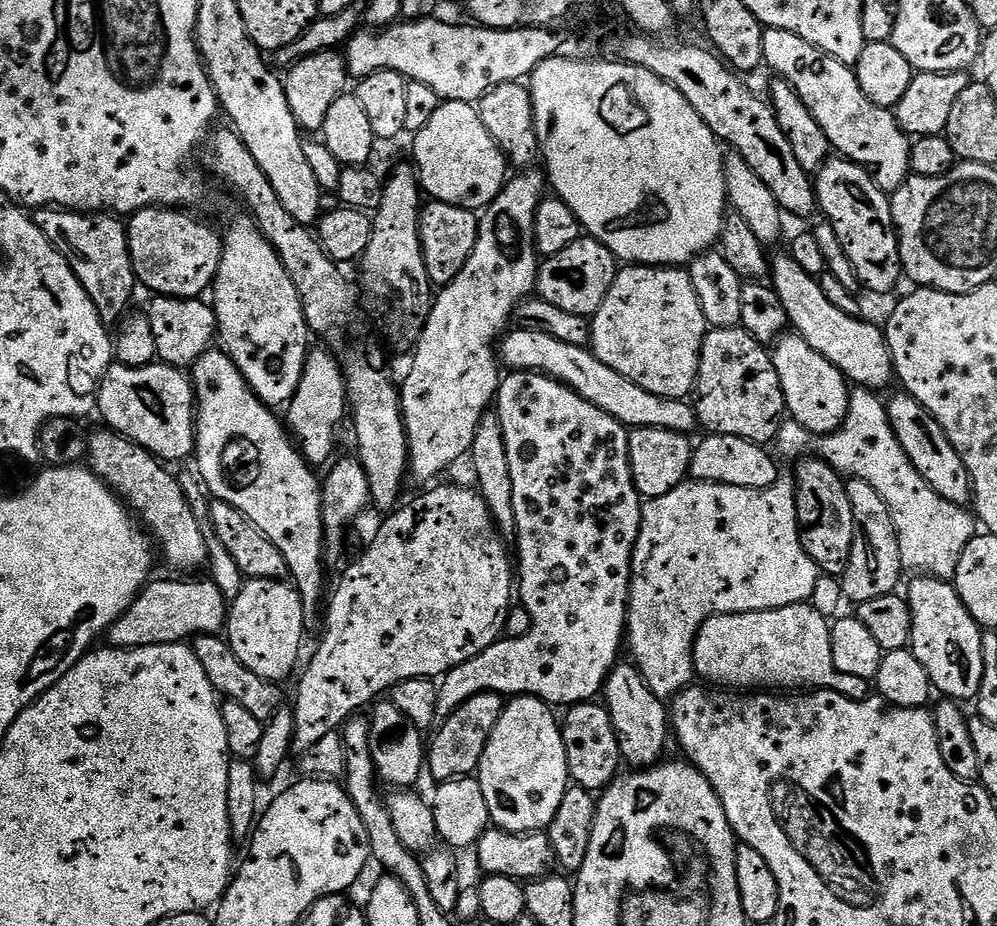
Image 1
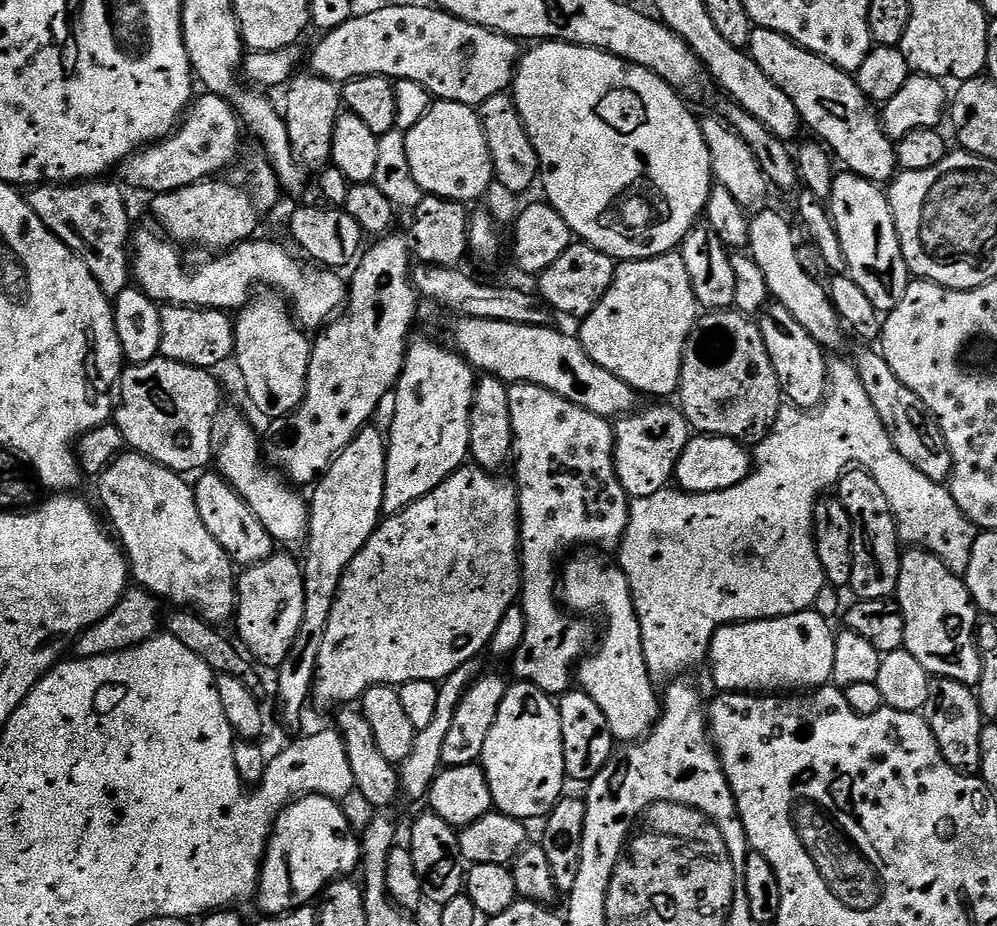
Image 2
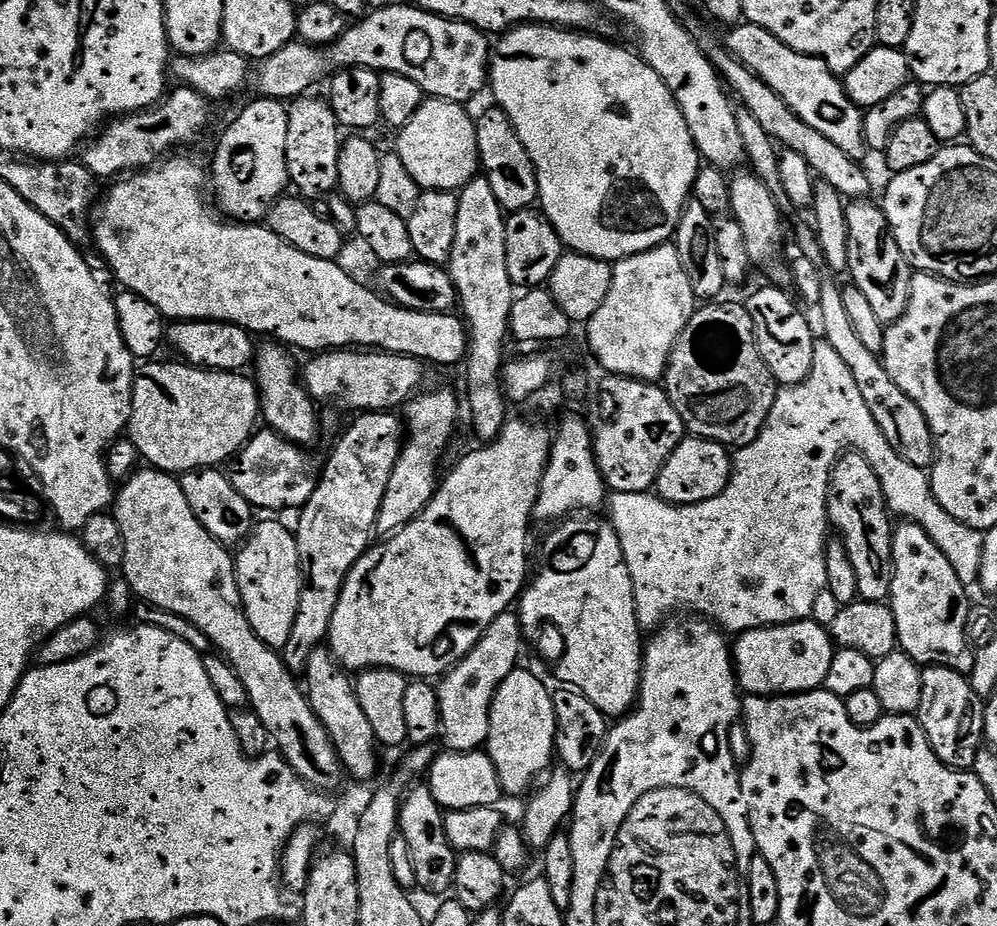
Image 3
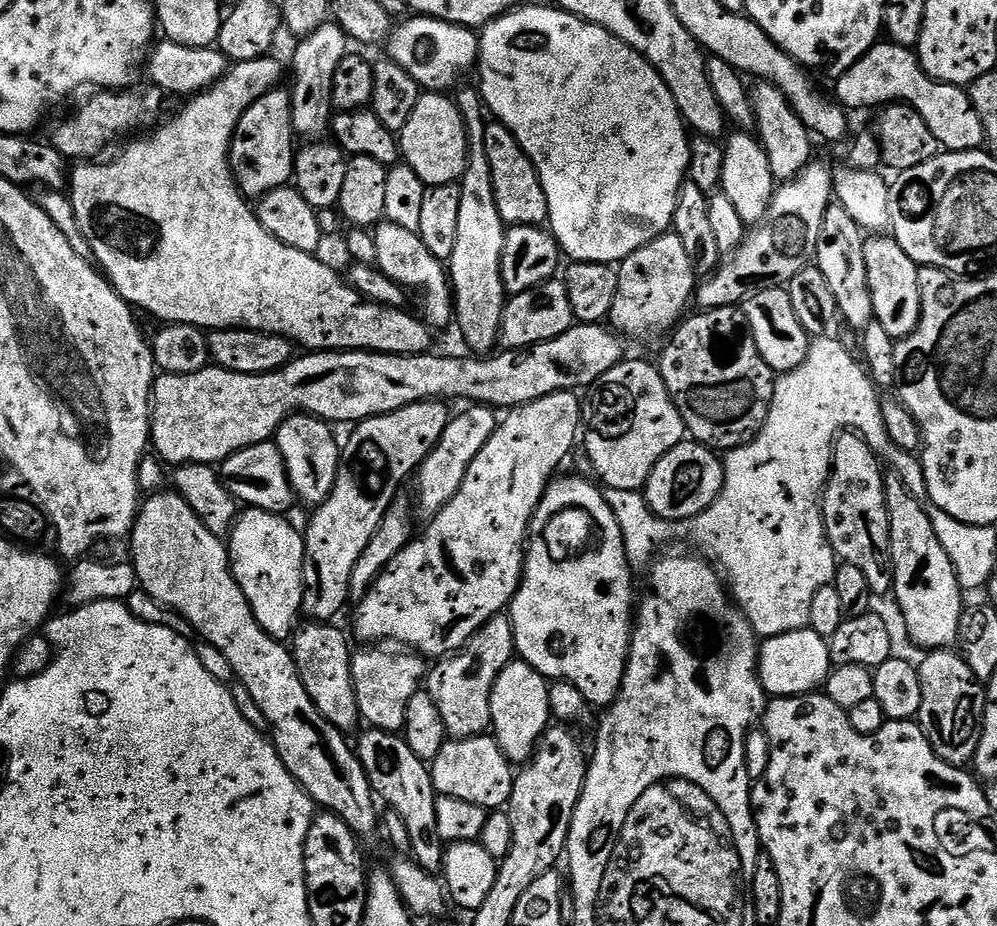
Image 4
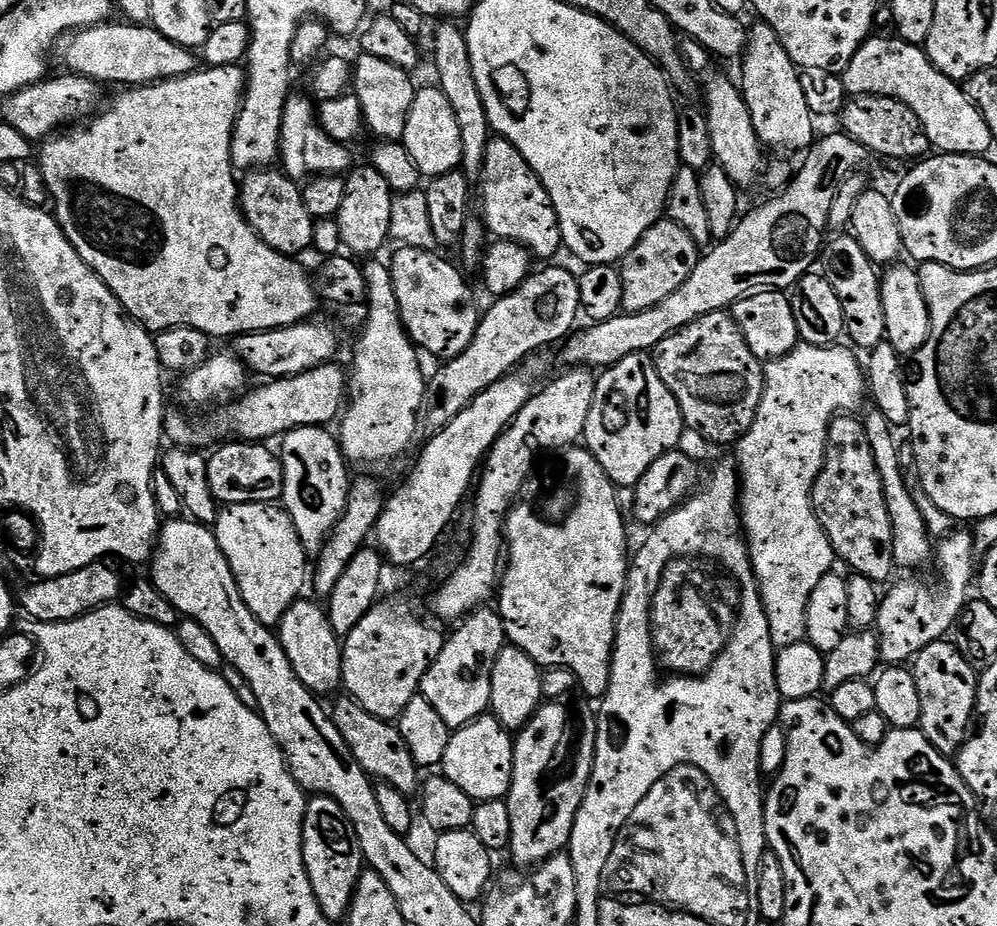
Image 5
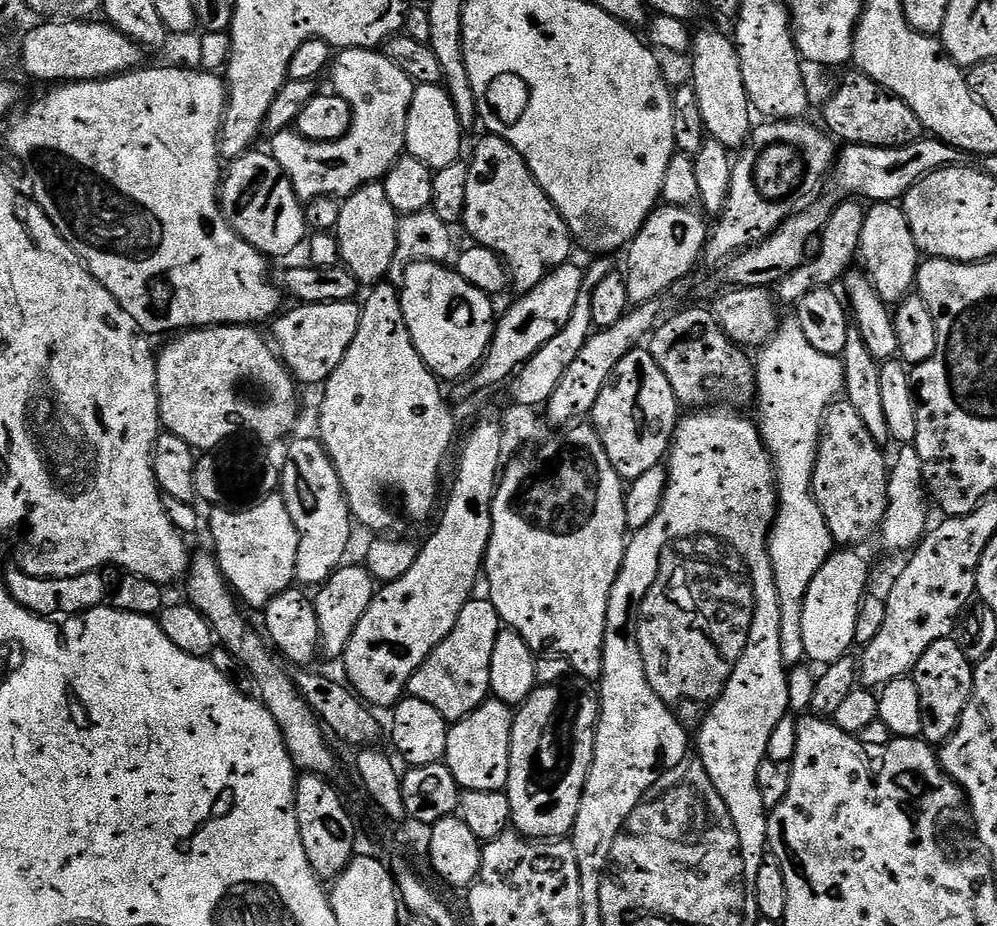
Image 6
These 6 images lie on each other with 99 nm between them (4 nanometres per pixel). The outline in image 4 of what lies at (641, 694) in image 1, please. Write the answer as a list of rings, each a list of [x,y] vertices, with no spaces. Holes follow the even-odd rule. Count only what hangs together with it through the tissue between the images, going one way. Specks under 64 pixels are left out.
[[[562,476],[553,479],[544,489],[540,505],[532,515],[524,575],[510,605],[516,656],[549,681],[573,684],[588,699],[589,705],[596,707],[597,704],[597,709],[603,710],[616,701],[628,665],[634,627],[633,569],[628,562],[618,518],[614,518],[614,510],[610,510],[603,491],[591,479]]]

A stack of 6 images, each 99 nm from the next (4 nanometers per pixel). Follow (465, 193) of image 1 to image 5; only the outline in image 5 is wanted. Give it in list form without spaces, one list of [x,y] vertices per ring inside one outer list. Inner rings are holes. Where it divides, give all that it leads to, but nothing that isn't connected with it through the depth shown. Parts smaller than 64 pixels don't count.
[[[439,86],[431,87],[421,87],[415,93],[402,139],[410,158],[414,158],[420,175],[424,178],[457,171],[462,164],[462,134],[458,118],[454,118],[454,110],[450,110],[450,101],[446,94],[442,94]]]

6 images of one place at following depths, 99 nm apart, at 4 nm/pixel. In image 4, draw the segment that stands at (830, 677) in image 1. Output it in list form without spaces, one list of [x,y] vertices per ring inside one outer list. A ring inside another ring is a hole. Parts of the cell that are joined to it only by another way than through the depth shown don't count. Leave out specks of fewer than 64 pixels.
[[[806,627],[797,632],[769,636],[759,645],[760,684],[772,698],[807,696],[823,689],[824,681],[834,665],[825,637]]]

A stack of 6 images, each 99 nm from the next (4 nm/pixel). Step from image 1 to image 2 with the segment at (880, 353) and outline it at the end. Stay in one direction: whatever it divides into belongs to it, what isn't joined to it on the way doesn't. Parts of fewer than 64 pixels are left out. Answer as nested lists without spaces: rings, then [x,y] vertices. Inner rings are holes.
[[[759,212],[750,220],[748,248],[766,278],[769,297],[790,310],[790,314],[794,314],[794,322],[798,322],[798,326],[802,326],[802,330],[806,330],[806,334],[810,334],[810,338],[814,338],[814,342],[818,342],[821,348],[831,350],[842,347],[845,329],[842,327],[840,315],[836,313],[827,287],[802,270],[798,262],[798,239],[796,240],[792,233],[787,218],[776,212]]]

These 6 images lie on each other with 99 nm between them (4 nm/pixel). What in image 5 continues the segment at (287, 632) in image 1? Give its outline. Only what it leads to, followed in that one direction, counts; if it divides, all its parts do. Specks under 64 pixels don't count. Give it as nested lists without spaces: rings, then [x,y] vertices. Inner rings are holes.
[[[229,504],[221,507],[216,514],[214,525],[216,541],[230,562],[230,570],[238,582],[238,590],[242,594],[242,602],[250,606],[250,614],[258,618],[258,622],[269,626],[279,625],[282,614],[298,599],[300,592],[310,580],[310,556],[304,550],[304,543],[298,538],[298,530],[283,507],[271,504]]]

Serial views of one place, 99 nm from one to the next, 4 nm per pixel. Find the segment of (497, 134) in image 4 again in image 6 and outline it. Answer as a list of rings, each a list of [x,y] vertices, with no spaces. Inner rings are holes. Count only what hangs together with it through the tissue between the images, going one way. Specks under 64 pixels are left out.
[[[484,134],[484,137],[476,144],[472,152],[472,160],[467,161],[468,177],[466,178],[466,210],[462,221],[465,228],[473,236],[475,243],[482,248],[494,250],[503,260],[505,268],[508,269],[511,287],[517,293],[529,292],[538,286],[548,274],[555,268],[561,268],[563,264],[569,263],[568,256],[574,249],[574,241],[562,214],[550,202],[548,195],[538,186],[534,174],[526,166],[522,154],[510,146],[501,136]]]

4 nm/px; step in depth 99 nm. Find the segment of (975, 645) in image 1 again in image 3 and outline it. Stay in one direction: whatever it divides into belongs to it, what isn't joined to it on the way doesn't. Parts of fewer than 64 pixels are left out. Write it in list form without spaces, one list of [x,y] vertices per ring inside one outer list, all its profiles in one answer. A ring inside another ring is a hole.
[[[900,522],[893,527],[890,607],[894,622],[898,622],[899,651],[921,666],[971,673],[974,654],[968,643],[970,603],[964,592],[966,585],[954,574],[954,566],[922,526]]]

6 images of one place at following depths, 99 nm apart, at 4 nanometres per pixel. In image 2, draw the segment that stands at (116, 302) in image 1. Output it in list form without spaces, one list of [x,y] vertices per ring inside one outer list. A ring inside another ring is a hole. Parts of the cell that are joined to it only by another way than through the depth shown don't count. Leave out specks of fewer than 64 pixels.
[[[97,178],[66,184],[38,184],[26,192],[30,210],[42,218],[42,226],[53,232],[81,260],[109,298],[122,294],[133,279],[130,241],[134,227],[124,201],[125,189],[116,184],[111,184],[108,178]]]

